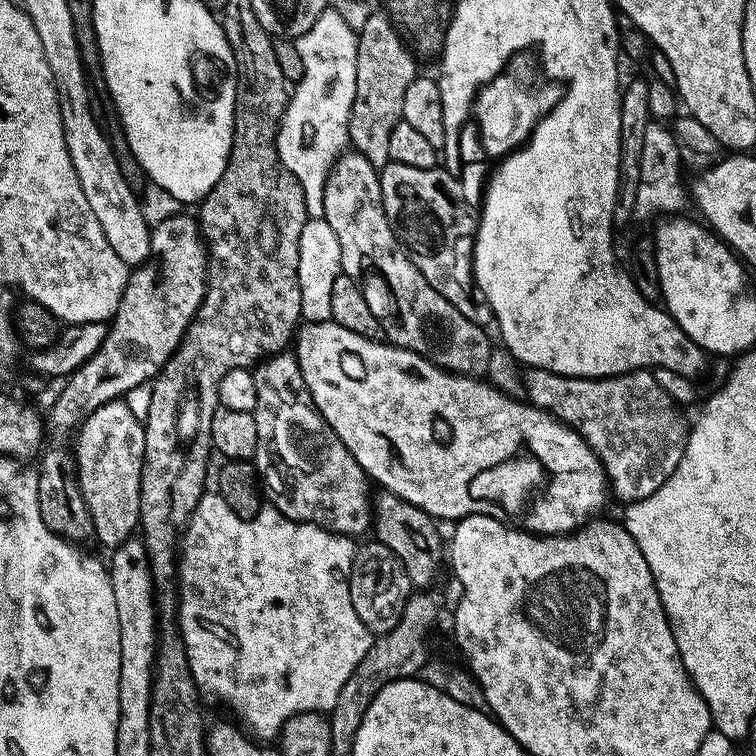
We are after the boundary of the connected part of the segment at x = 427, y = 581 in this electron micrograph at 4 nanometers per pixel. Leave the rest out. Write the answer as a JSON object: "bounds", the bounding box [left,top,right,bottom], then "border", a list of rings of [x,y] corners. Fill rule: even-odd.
{"bounds":[372,490,446,590],"border":[[[383,490],[375,493],[372,501],[375,539],[386,545],[402,562],[402,570],[406,570],[406,578],[410,578],[413,589],[428,590],[440,572],[440,563],[446,560],[446,544],[440,541],[440,532],[436,529],[437,521],[429,512],[418,506],[398,498],[398,494]]]}

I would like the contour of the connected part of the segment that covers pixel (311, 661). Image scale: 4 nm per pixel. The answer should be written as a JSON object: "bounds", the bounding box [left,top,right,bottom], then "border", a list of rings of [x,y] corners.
{"bounds":[178,491,374,737],"border":[[[205,491],[201,496],[194,514],[184,530],[182,543],[178,549],[180,575],[178,577],[178,623],[180,637],[184,640],[184,649],[188,655],[188,668],[192,672],[197,689],[209,692],[220,700],[232,704],[232,708],[260,736],[275,737],[280,727],[300,712],[327,713],[338,702],[342,686],[354,673],[358,662],[370,650],[374,633],[358,618],[354,602],[350,602],[348,577],[352,574],[352,563],[358,551],[358,544],[353,537],[339,536],[336,532],[327,532],[316,524],[299,524],[286,518],[278,509],[271,506],[261,507],[259,514],[250,521],[230,518],[228,503],[215,491]]]}

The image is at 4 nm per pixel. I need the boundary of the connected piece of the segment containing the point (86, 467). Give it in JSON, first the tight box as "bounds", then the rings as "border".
{"bounds":[75,399,144,550],"border":[[[123,399],[98,406],[75,433],[76,478],[94,522],[94,536],[114,550],[140,523],[140,479],[144,465],[144,426]]]}

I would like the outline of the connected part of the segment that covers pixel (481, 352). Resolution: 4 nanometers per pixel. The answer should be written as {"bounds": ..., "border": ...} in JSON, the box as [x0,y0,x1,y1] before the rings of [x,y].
{"bounds":[322,150,494,377],"border":[[[345,150],[334,162],[330,174],[326,178],[326,194],[322,200],[324,214],[322,219],[330,222],[330,230],[338,237],[338,250],[342,257],[342,268],[349,276],[364,278],[369,272],[372,276],[381,276],[388,292],[365,291],[366,302],[370,302],[370,310],[374,318],[384,331],[384,340],[397,348],[408,348],[414,354],[426,358],[431,364],[437,364],[446,372],[456,372],[459,376],[483,377],[487,370],[487,363],[494,349],[494,344],[488,341],[488,336],[481,325],[470,322],[466,314],[458,314],[458,310],[418,270],[418,266],[412,261],[407,248],[400,243],[394,234],[390,222],[386,218],[386,210],[382,202],[382,190],[380,189],[380,173],[378,169],[362,154],[355,150]]]}

